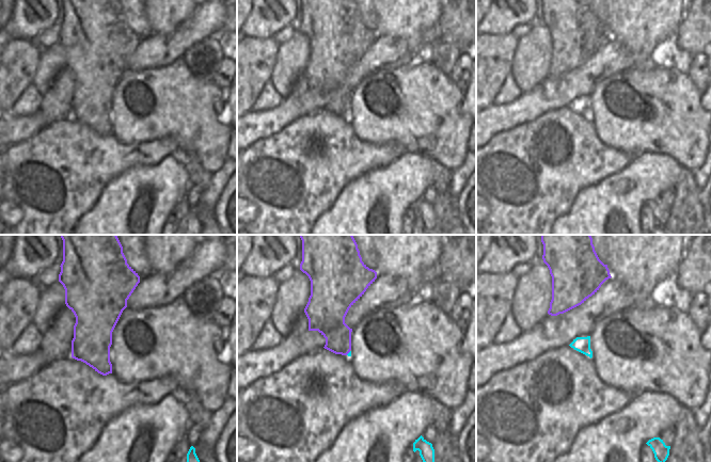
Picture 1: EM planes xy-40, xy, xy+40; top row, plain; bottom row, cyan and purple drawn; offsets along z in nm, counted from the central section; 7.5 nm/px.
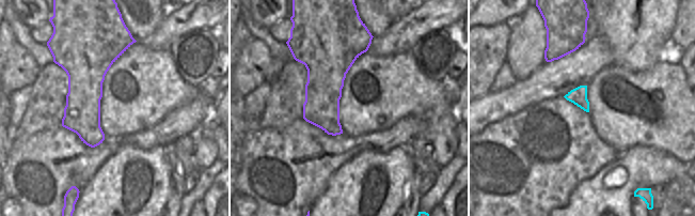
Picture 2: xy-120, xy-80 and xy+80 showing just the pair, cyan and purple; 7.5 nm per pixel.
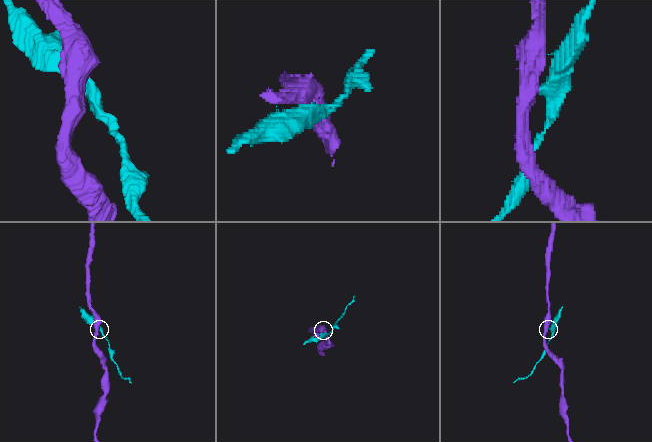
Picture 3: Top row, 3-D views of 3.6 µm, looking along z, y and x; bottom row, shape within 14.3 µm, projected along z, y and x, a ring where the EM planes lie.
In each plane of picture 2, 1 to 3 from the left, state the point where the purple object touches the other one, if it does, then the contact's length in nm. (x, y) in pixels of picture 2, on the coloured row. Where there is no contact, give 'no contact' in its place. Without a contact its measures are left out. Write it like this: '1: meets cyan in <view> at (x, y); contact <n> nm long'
1: no contact
2: no contact
3: no contact

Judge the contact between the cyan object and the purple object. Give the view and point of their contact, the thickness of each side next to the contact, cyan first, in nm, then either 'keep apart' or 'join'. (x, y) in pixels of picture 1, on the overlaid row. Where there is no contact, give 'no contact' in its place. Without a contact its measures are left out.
xy (349, 352) | 30/200 nm | keep apart

